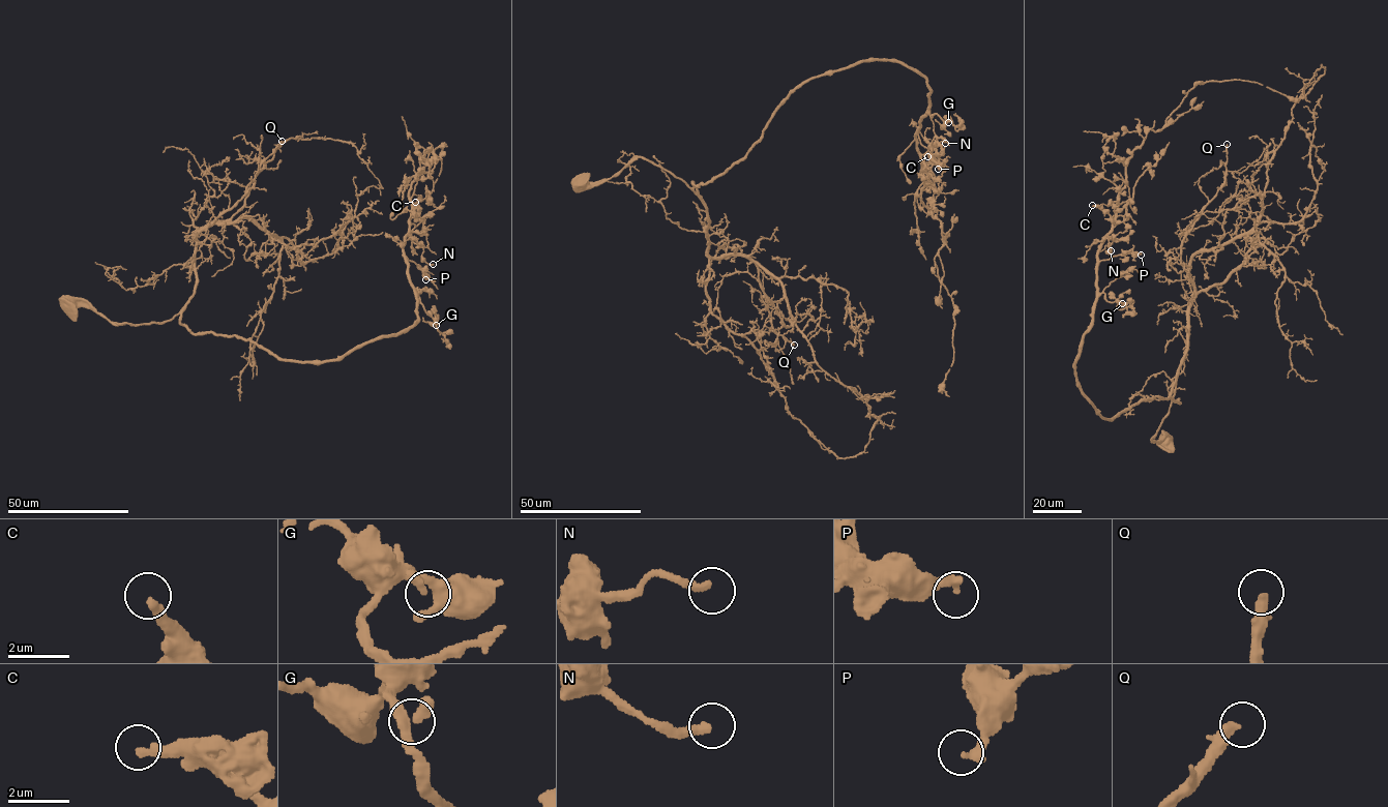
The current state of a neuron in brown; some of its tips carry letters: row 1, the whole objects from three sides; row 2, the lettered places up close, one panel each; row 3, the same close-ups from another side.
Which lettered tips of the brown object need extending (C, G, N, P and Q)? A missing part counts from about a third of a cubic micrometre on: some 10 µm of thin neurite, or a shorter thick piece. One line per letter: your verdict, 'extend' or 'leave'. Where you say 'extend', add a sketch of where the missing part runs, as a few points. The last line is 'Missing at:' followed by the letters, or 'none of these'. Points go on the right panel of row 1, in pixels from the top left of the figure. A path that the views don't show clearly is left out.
C: leave
G: extend
N: leave
P: leave
Q: extend
Missing at: G, Q

